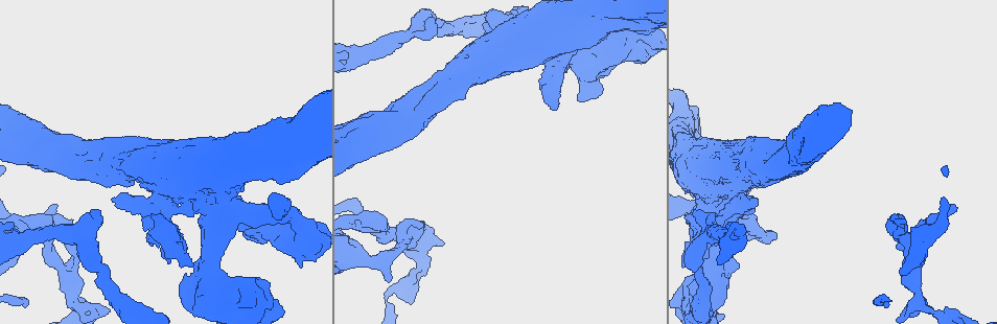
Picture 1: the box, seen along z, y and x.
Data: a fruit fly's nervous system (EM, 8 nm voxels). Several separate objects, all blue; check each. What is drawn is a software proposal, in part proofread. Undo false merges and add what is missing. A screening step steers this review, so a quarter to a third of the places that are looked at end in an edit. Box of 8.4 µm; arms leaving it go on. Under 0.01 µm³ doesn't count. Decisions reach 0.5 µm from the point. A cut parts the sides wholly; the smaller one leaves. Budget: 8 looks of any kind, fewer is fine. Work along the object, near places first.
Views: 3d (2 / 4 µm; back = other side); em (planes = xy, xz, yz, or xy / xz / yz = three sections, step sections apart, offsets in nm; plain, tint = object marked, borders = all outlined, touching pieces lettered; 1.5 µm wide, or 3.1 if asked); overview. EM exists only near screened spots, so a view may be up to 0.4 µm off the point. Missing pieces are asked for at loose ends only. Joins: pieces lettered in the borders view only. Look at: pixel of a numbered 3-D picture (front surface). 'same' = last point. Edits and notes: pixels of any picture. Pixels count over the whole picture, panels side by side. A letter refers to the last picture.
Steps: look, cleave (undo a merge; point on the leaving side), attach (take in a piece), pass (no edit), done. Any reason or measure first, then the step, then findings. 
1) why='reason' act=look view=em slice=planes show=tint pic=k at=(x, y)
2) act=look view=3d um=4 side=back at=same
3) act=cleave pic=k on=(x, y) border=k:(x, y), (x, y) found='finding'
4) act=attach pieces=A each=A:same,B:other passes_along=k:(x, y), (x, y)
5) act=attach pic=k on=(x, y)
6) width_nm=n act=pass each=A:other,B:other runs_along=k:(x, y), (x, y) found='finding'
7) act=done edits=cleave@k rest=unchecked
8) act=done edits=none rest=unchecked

why='an open end' act=look view=3d um=2 side=back pic=1 at=(432, 18)

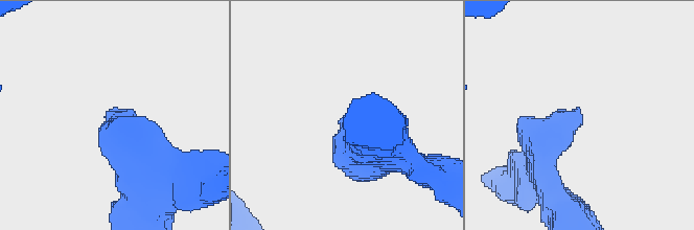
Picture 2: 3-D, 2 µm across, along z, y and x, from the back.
why='shape alone is not enough' act=look view=em slice=planes show=borders pic=2 at=(576, 108)

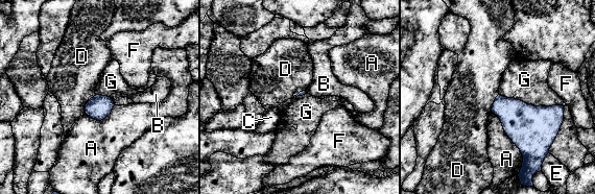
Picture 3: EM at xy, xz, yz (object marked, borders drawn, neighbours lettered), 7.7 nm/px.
act=pass each=A:other,B:other,C:other,D:other,E:other,F:other,G:other border=3:(562, 104), (564, 120), (548, 148) found='none of them fits'

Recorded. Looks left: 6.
why='stops while still wide' act=look view=em slice=yz step=8 show=tint pic=1 at=(738, 266)

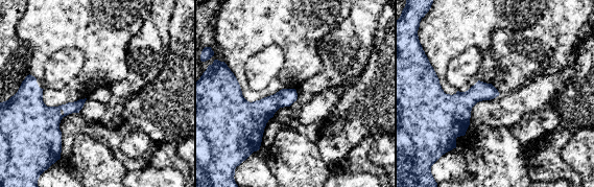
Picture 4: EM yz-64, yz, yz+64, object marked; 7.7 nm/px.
act=look view=em slice=xy step=8 show=borders at=same

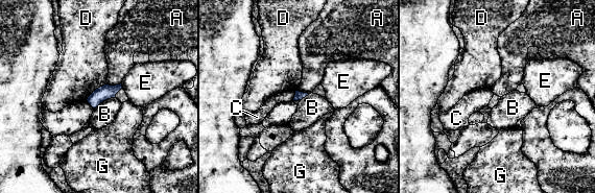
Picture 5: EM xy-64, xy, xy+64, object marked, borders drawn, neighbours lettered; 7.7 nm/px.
act=pass each=A:other,B:other,C:other,D:other,E:other,G:other border=5:(115, 96), (103, 100), (94, 109) found='no lettered piece goes on from it'

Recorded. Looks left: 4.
why='free end' act=look view=em slice=planes show=borders pic=1 at=(420, 226)

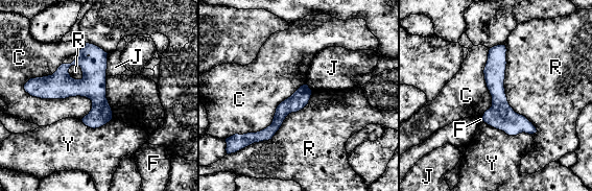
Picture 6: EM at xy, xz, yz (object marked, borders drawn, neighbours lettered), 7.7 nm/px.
longest_contact=R:750nm act=pass each=C:other,F:other,J:other,R:other,Y:other runs_along=6:(496, 48), (499, 104), (533, 130) found='none of them fits'

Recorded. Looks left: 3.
act=done edits=none rest=unchecked

